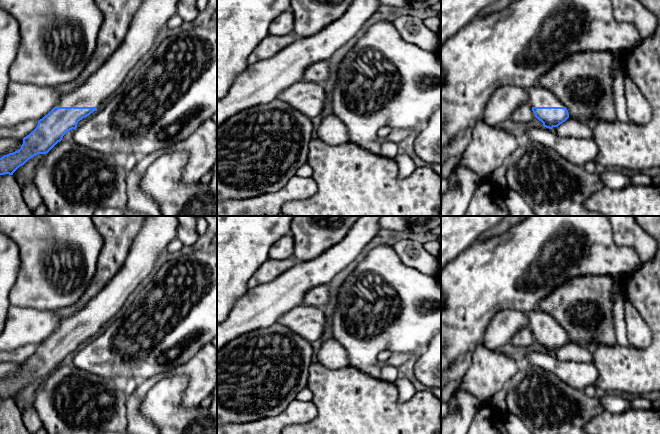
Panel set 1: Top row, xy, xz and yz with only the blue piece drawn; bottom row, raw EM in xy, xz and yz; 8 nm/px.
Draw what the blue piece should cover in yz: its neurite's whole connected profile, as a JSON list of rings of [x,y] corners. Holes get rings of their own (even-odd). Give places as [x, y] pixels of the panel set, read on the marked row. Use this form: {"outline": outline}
{"outline": [[[536,84],[528,89],[528,94],[532,111],[544,127],[549,129],[558,127],[569,118],[567,108],[548,89]]]}

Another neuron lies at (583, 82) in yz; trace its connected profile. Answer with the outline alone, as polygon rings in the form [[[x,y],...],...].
[[[578,52],[555,64],[538,84],[551,91],[567,108],[569,118],[585,123],[592,131],[599,121],[617,120],[614,102],[613,56],[610,52]]]

